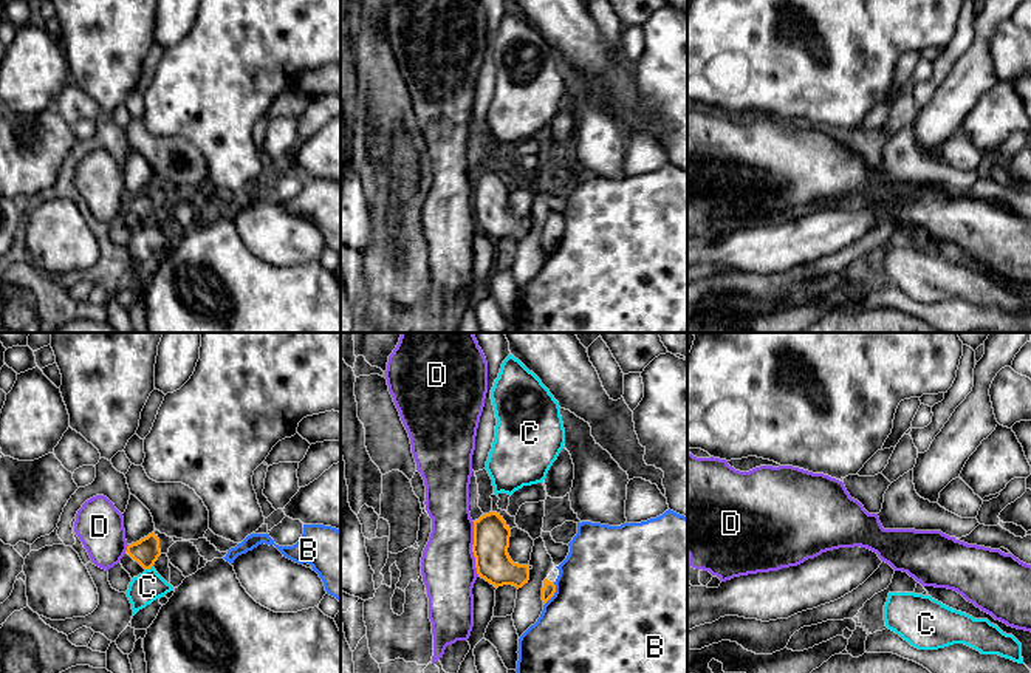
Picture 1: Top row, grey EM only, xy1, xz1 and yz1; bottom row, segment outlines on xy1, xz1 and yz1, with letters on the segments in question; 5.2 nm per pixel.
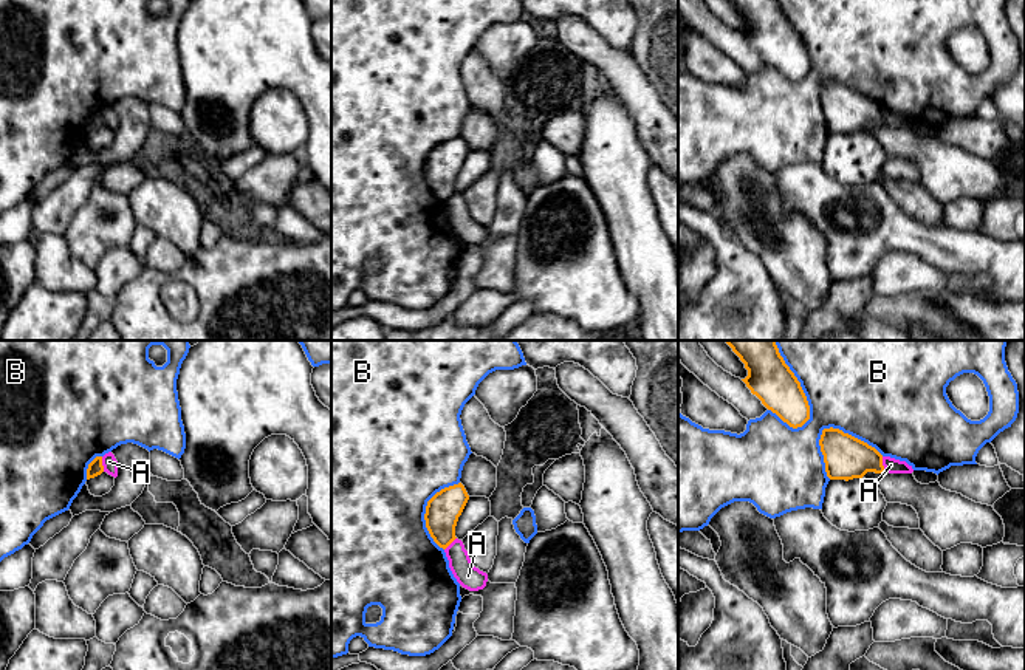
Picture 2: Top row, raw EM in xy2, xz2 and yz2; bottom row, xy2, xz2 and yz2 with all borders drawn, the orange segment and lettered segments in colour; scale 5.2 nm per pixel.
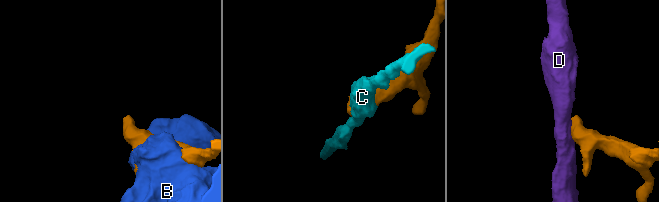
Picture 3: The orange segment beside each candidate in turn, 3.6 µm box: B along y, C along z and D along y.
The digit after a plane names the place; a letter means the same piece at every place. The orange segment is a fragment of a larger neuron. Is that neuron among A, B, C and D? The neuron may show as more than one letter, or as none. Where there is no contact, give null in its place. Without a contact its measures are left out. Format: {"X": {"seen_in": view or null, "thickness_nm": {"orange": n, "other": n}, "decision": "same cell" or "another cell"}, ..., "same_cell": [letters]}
{"A": {"seen_in": "xy2", "thickness_nm": {"orange": 80, "other": 80}, "decision": "another cell"}, "B": {"seen_in": "yz2", "thickness_nm": {"orange": 220, "other": 440}, "decision": "another cell"}, "C": {"seen_in": "xy1", "thickness_nm": {"orange": 140, "other": 160}, "decision": "another cell"}, "D": {"seen_in": "xz1", "thickness_nm": {"orange": 190, "other": 280}, "decision": "another cell"}, "same_cell": []}

